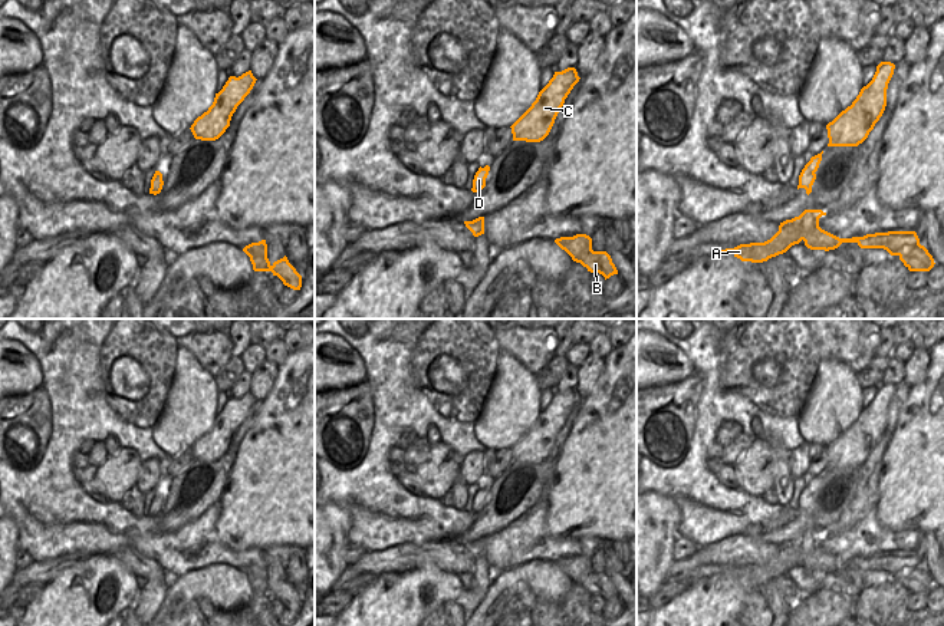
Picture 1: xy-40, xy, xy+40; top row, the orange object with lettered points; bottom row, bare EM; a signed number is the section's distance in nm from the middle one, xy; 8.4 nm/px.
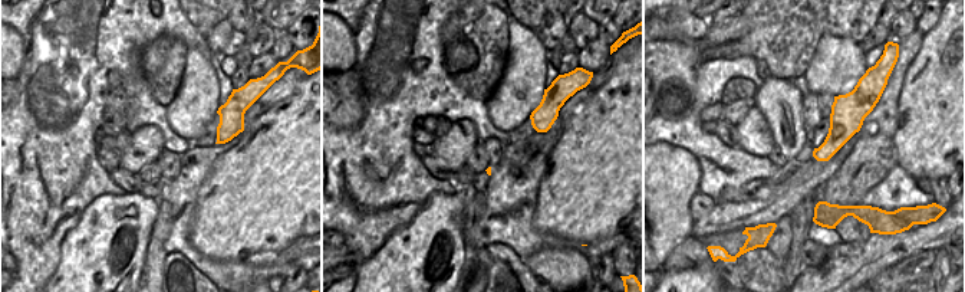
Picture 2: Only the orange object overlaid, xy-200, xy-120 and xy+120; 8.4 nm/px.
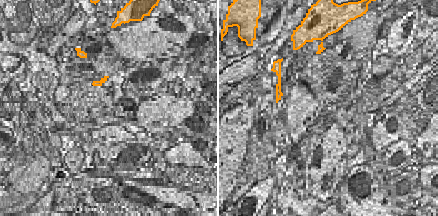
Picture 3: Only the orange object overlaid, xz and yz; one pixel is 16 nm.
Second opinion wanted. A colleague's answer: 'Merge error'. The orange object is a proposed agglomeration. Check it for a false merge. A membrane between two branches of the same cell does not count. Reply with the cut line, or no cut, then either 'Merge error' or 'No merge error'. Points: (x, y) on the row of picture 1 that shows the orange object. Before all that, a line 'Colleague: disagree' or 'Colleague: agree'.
Colleague: agree
Split along xy+40 (806, 164), (813, 174). Merge error.

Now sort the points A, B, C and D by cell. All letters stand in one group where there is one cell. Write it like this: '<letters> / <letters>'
A B D / C

